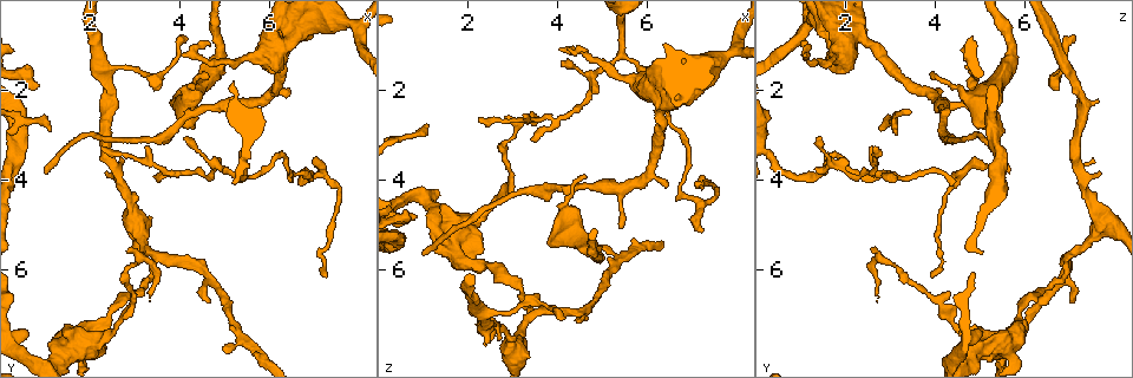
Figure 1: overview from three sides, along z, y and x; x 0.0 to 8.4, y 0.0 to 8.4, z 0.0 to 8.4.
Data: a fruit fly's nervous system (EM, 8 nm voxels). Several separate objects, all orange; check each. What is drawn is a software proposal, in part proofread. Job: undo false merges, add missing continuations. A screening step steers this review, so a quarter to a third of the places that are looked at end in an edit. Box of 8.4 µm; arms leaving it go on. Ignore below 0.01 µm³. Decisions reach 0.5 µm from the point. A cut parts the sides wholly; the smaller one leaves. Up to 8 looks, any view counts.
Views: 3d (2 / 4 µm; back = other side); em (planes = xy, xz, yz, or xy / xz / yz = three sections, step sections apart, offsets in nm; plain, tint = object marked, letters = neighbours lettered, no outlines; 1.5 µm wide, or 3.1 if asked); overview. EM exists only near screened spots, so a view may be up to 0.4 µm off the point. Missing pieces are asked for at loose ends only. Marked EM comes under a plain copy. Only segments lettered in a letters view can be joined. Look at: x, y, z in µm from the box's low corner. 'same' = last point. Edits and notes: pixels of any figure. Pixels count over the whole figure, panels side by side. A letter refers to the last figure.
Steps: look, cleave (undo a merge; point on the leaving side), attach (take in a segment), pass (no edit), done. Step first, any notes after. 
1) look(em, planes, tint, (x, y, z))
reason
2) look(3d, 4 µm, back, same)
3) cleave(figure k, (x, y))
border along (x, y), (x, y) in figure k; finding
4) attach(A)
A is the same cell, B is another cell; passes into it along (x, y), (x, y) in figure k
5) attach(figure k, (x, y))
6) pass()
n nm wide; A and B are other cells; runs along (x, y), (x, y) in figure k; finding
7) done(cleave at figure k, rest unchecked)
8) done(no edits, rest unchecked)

look(3d, 2 µm, (3.35, 6.00, 6.95))
a narrow waist

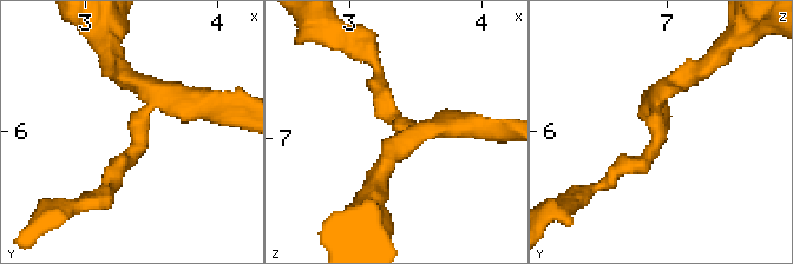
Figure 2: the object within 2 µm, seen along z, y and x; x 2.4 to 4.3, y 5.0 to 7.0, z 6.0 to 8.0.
look(em, xy, step 4, tint, (3.40, 5.98, 6.90))
3 arms

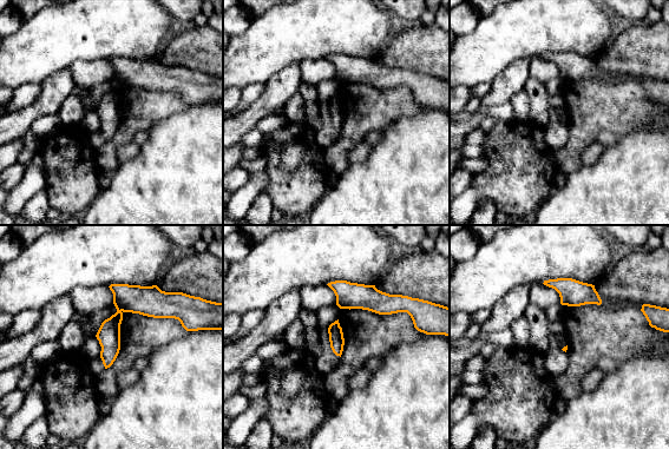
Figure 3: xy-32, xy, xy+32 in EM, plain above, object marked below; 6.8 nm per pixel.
look(em, planes, letters, same)
another direction

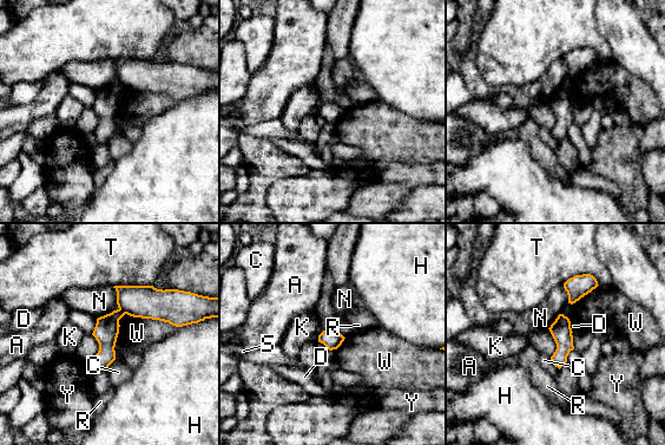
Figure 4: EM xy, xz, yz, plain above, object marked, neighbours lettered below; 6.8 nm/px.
cleave(figure 4, (139, 301))
A, C, D, H, K, N, R, S, T, W and Y are other cells; a second neuron is stuck on

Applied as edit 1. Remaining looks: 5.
look(em, planes, letters, (1.00, 3.85, 5.60))

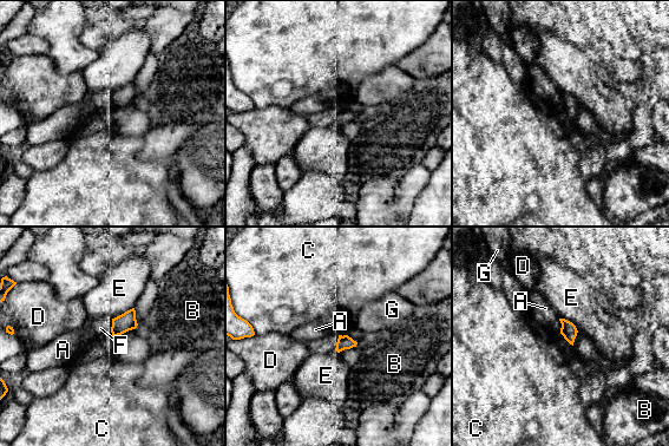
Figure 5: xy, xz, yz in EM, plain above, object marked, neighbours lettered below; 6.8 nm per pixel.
attach(F)
100 nm wide; F is the same cell, A, B, C, D, E and G are other cells; it goes on there

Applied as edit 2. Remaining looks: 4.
look(overview)

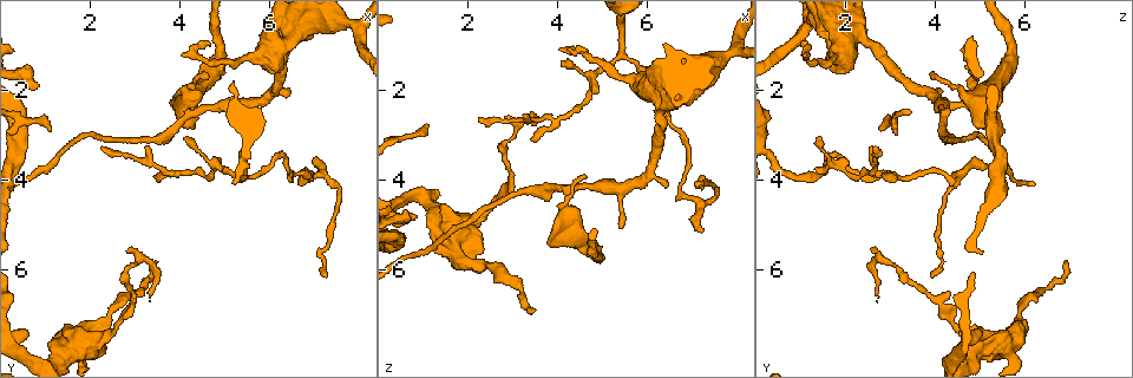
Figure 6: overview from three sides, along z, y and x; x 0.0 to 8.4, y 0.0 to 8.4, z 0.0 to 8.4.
look(3d, 4 µm, back, (7.20, 6.20, 3.90))
branch stops here

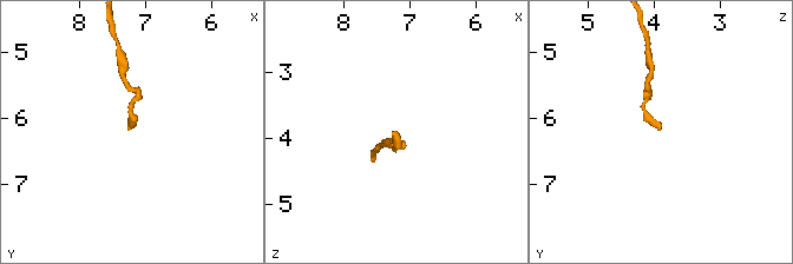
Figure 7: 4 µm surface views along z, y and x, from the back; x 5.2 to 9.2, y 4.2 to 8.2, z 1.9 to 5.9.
look(em, planes, letters, (7.25, 6.15, 3.90))

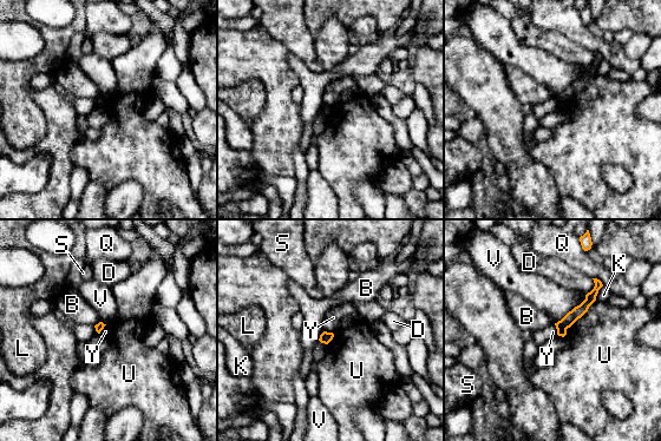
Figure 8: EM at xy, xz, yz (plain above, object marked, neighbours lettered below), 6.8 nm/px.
pass()
60 nm wide; B, D, K, L, Q, S, U, V and Y are other cells; runs along (597, 283), (561, 333) in figure 8; none of them fits

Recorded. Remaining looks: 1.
done(cleave at figure 4, attach at figure 5, rest unchecked)

